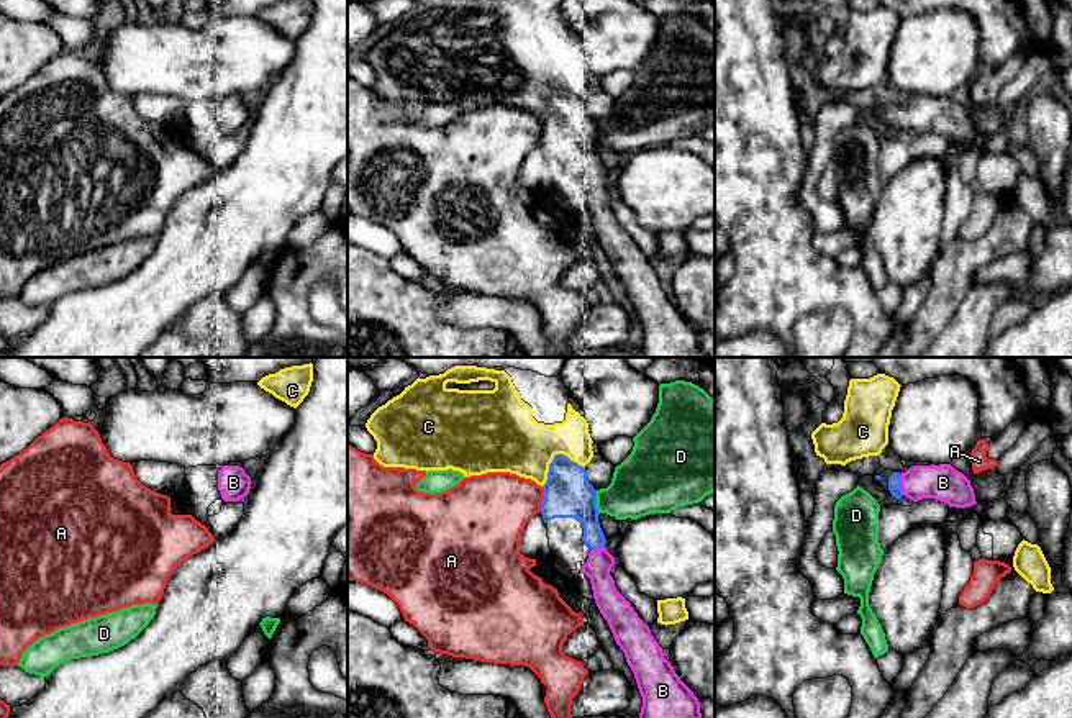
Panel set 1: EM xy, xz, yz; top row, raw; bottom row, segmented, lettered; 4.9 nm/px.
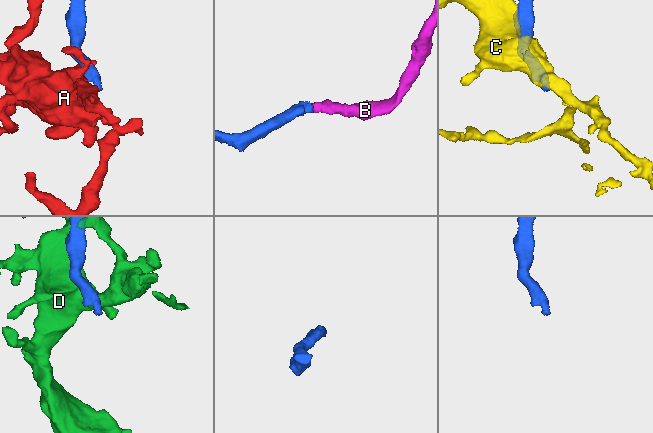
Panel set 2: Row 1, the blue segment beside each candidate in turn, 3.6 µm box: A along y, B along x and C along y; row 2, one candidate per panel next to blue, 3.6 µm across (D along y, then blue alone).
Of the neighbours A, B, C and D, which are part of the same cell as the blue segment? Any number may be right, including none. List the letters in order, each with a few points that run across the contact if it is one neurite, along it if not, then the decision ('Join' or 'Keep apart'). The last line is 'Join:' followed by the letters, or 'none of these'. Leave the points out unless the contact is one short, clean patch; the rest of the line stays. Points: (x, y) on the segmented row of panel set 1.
A: Line: xz (543, 487), (540, 510). Keep apart
B: Join
C: Keep apart
D: Keep apart
Join: B

